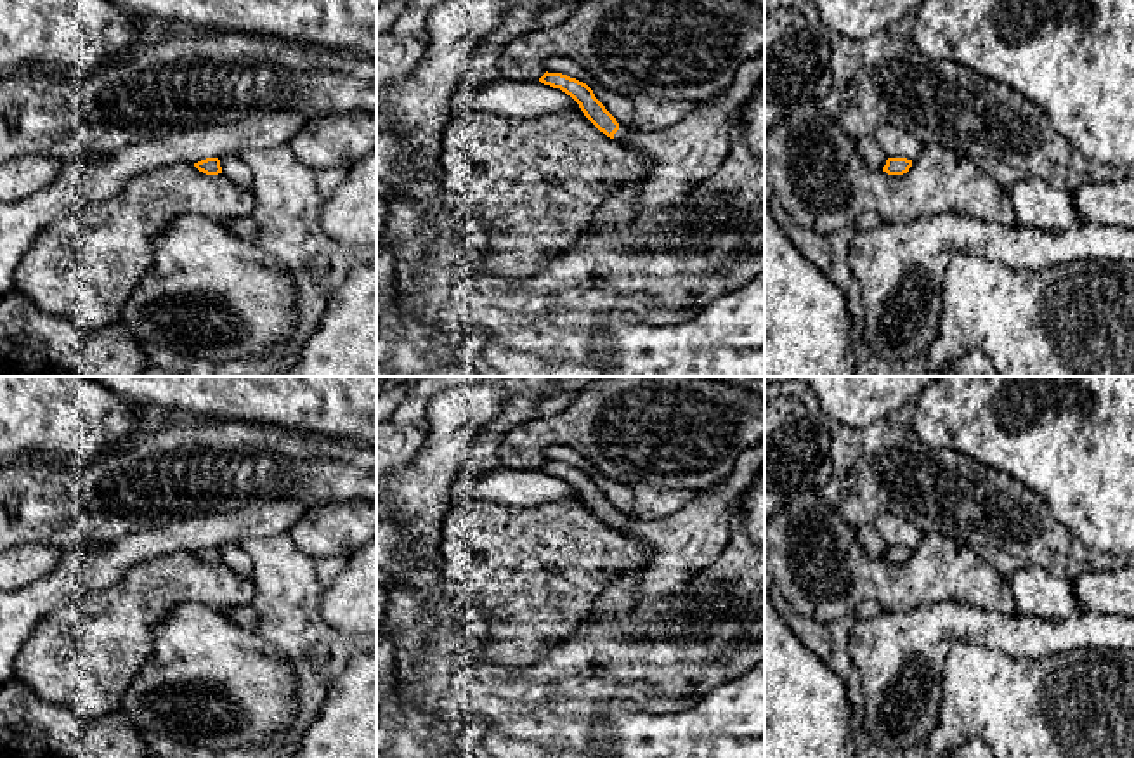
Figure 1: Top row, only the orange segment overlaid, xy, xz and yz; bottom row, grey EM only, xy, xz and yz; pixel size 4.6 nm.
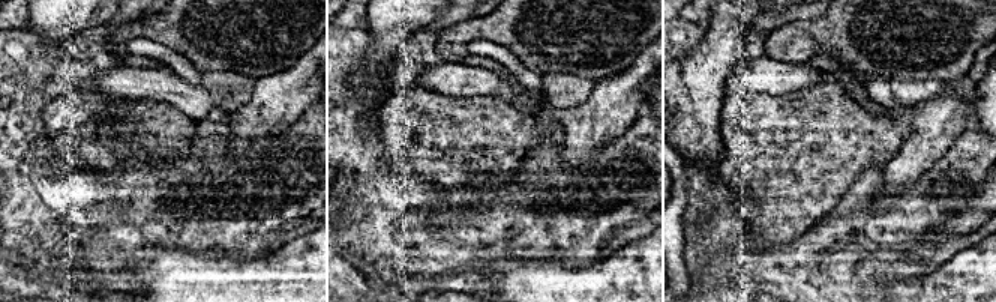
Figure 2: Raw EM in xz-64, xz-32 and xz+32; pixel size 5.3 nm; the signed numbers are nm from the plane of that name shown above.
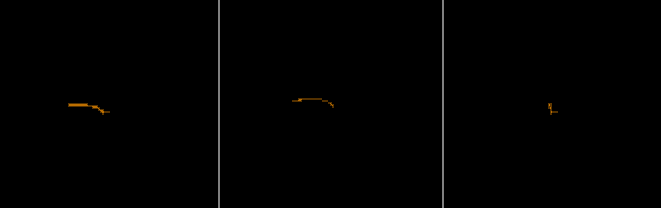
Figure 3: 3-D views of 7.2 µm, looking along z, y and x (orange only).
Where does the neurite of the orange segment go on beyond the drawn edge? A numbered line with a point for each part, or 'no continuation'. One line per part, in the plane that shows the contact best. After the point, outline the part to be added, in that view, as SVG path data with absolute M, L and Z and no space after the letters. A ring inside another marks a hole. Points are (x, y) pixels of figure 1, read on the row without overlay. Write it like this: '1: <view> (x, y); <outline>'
1: xz (684, 543); M765 437L746 449L732 474L716 487L695 489L676 513L640 520L619 513L614 527L654 546L650 564L638 586L642 602L668 598L728 545L740 517L742 500L765 467Z

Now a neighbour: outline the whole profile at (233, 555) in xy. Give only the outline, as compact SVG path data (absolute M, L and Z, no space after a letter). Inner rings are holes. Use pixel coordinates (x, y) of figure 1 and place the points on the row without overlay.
M229 543L218 548L220 548L222 562L227 567L236 571L238 574L253 578L251 557L238 543Z

